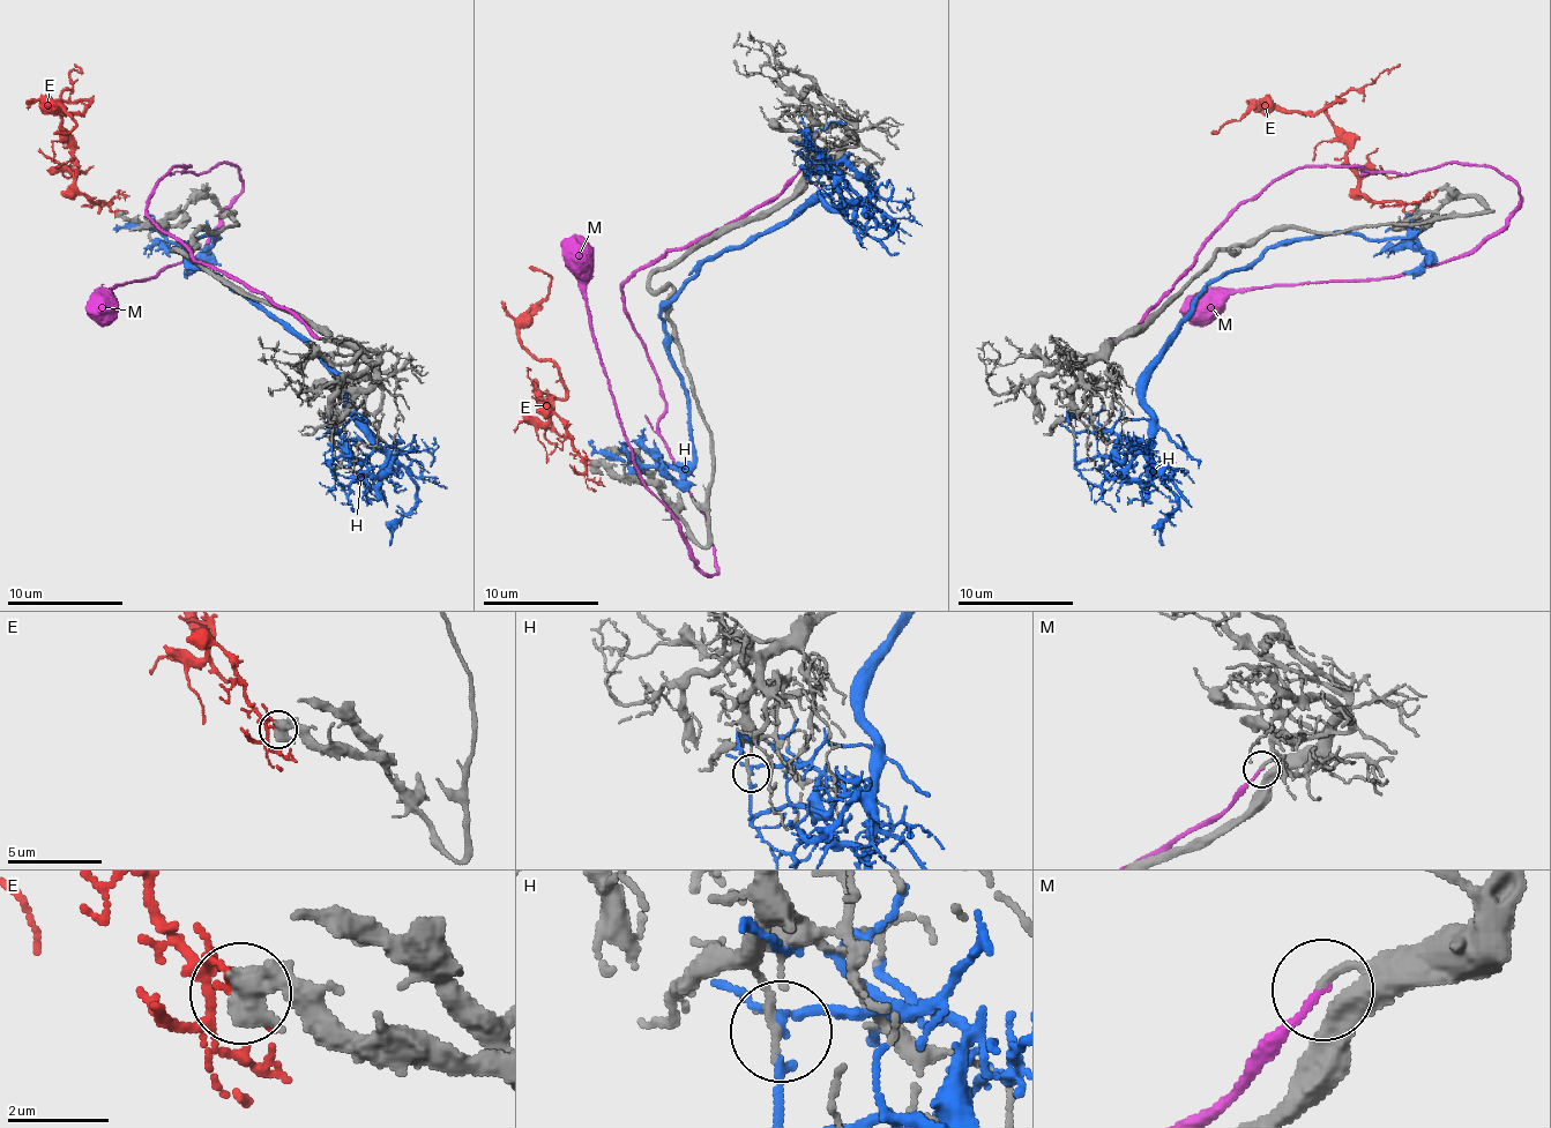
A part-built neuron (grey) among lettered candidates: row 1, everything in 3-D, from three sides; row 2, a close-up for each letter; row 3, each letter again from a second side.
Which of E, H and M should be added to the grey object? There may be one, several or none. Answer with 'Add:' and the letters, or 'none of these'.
Add: M

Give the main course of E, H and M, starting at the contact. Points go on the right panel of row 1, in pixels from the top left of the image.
E: (1411, 209), (1369, 201), (1357, 184), (1348, 140), (1328, 117), (1342, 99), (1313, 114), (1253, 109), (1212, 134)
H: (1076, 435), (1151, 420), (1146, 368), (1200, 293), (1270, 247), (1325, 232), (1415, 249), (1411, 230), (1386, 230)
M: (1113, 337), (1240, 203), (1305, 166), (1493, 166), (1519, 189), (1453, 259), (1232, 291), (1183, 316)

